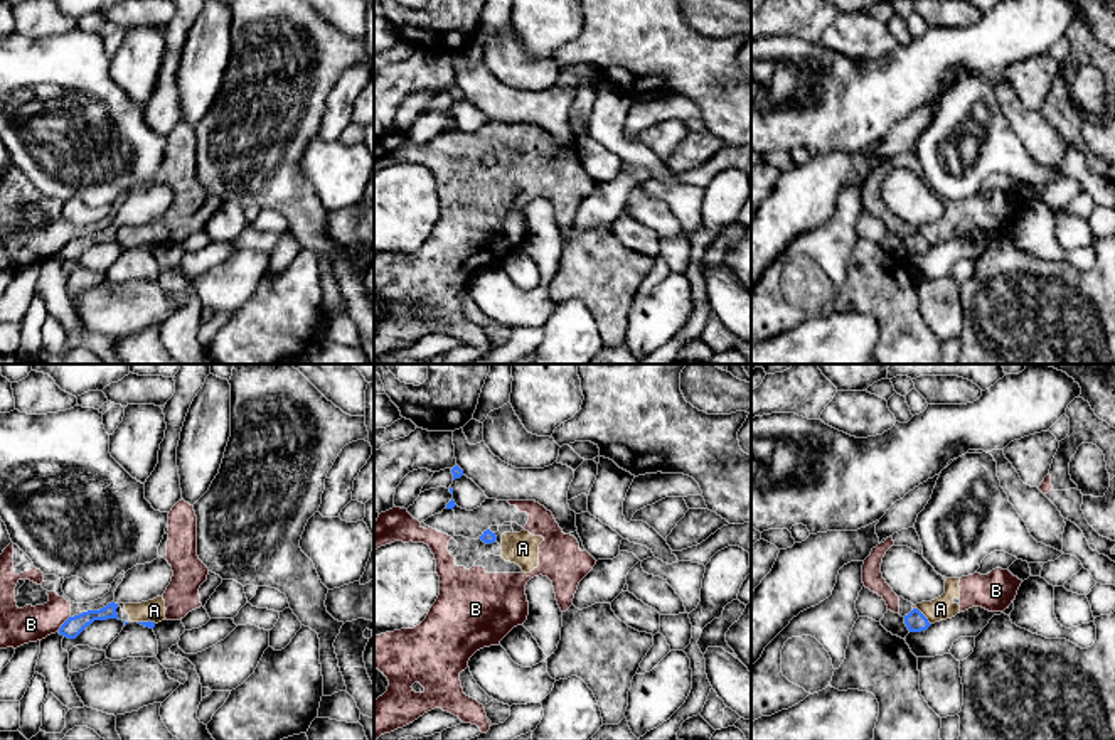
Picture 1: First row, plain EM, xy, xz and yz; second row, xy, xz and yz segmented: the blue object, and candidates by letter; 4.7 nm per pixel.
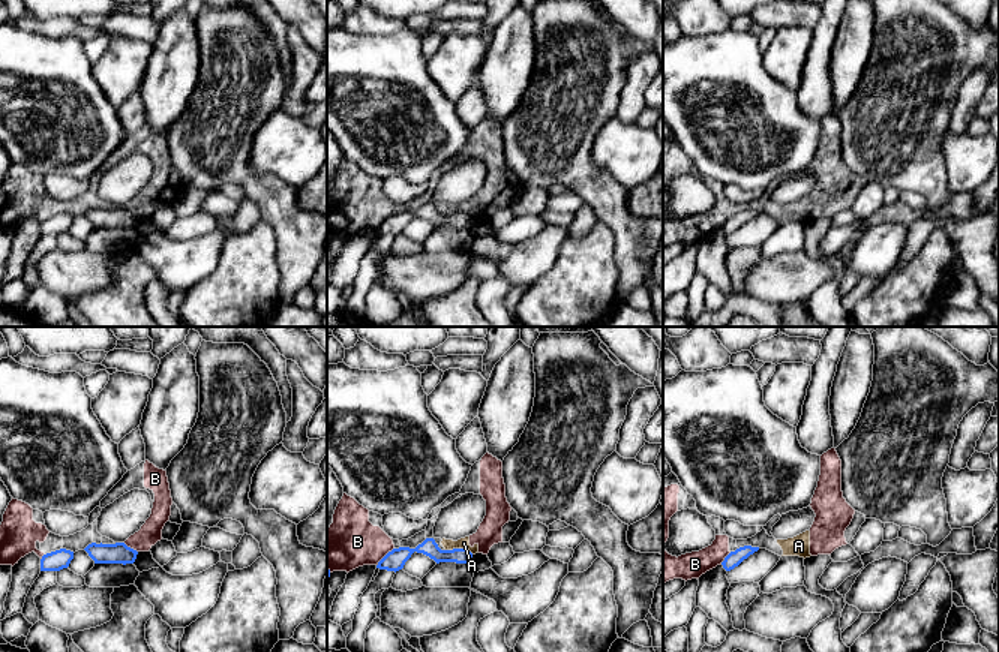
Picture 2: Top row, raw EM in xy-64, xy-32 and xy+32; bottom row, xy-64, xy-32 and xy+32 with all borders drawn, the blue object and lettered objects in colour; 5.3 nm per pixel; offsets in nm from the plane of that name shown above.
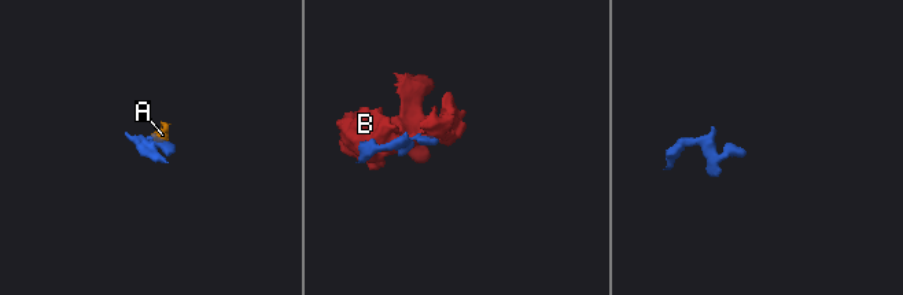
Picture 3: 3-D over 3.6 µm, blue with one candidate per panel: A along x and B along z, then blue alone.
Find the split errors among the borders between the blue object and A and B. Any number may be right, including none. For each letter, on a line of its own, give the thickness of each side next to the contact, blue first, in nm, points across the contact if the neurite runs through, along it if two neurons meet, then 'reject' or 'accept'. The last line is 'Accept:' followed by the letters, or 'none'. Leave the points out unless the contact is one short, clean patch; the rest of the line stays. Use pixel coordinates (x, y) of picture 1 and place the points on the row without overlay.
A: calibres 100 and 110 nm; border yz (917, 230), (930, 246); reject
B: calibres 90 and 180 nm; reject
Accept: none

